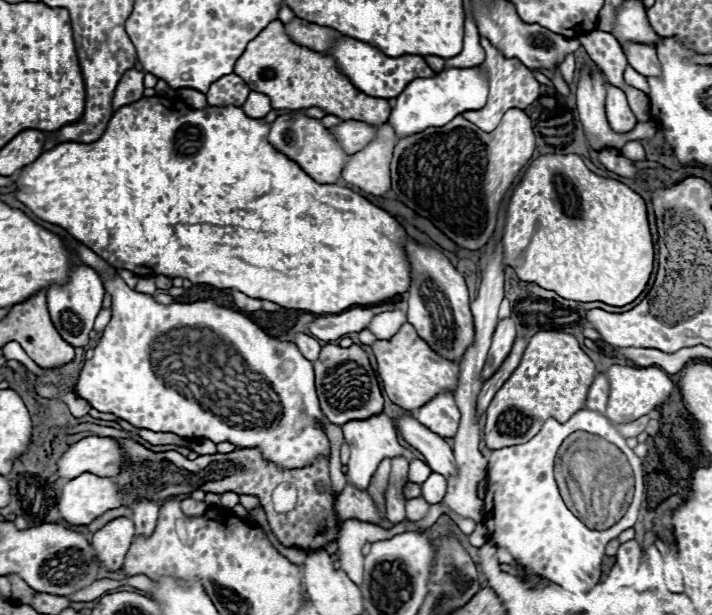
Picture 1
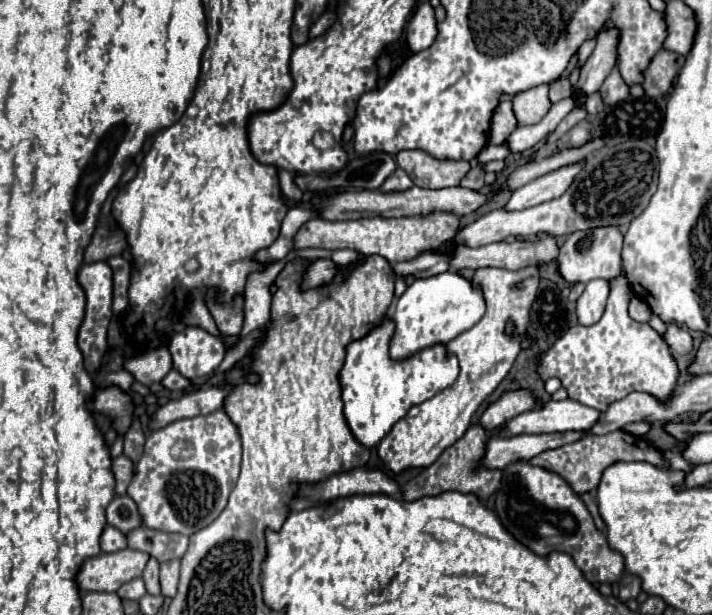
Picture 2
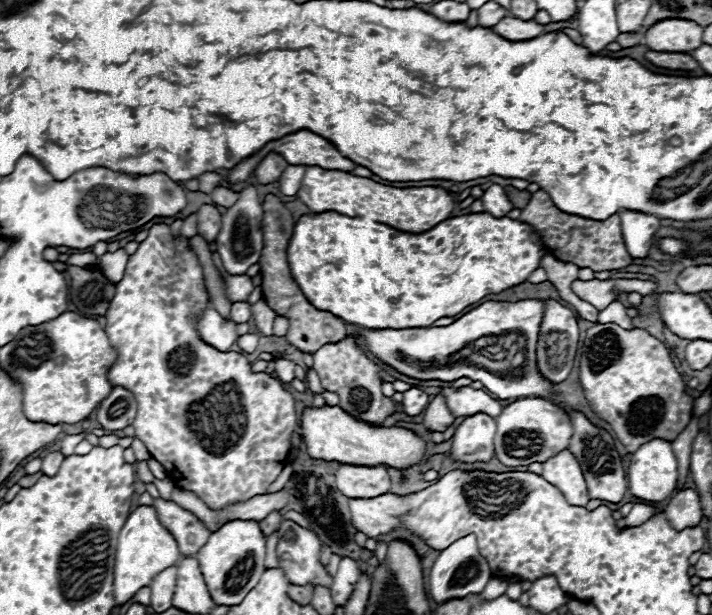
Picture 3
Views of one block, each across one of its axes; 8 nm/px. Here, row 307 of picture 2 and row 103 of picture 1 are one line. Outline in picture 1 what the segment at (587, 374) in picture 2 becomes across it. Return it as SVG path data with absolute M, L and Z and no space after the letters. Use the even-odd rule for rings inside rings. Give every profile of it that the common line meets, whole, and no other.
M608 84L608 98L606 98L606 106L608 106L608 118L610 118L610 128L618 134L626 134L636 126L636 116L632 114L628 102L626 102L626 94Z

